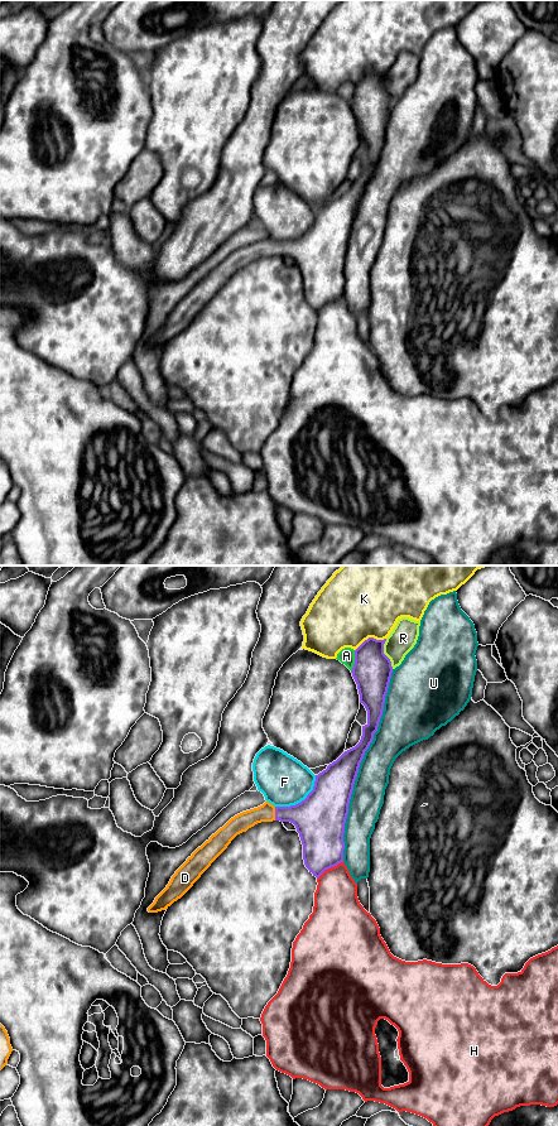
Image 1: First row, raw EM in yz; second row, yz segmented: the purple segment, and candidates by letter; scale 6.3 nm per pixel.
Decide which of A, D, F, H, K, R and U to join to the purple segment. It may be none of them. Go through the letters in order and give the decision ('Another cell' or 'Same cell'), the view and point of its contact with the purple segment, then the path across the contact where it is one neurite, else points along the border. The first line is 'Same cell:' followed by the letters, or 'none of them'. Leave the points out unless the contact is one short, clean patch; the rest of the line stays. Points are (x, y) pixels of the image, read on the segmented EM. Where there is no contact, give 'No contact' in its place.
Same cell: D
A: Another cell. Touches purple at yz (355, 660)
D: Same cell. Touches purple at yz (275, 813)
F: Another cell. Touches purple at yz (302, 800)
H: Another cell. Touches purple at yz (330, 867)
K: Another cell. Touches purple at yz (370, 638)
R: Another cell. Touches purple at yz (384, 654)
U: Another cell. Touches purple at yz (359, 765)

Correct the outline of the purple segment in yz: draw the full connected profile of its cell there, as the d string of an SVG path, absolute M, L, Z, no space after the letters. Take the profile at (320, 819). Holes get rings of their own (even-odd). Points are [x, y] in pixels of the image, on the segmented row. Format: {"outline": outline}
{"outline": "M369 637L355 650L351 673L360 703L367 711L367 723L362 726L360 742L316 775L313 790L300 803L274 807L265 802L231 818L175 871L148 908L149 913L165 910L181 899L237 834L261 822L280 821L295 826L303 844L304 865L317 879L343 862L345 823L353 784L365 751L377 731L393 673L391 661L384 654L385 641Z"}

